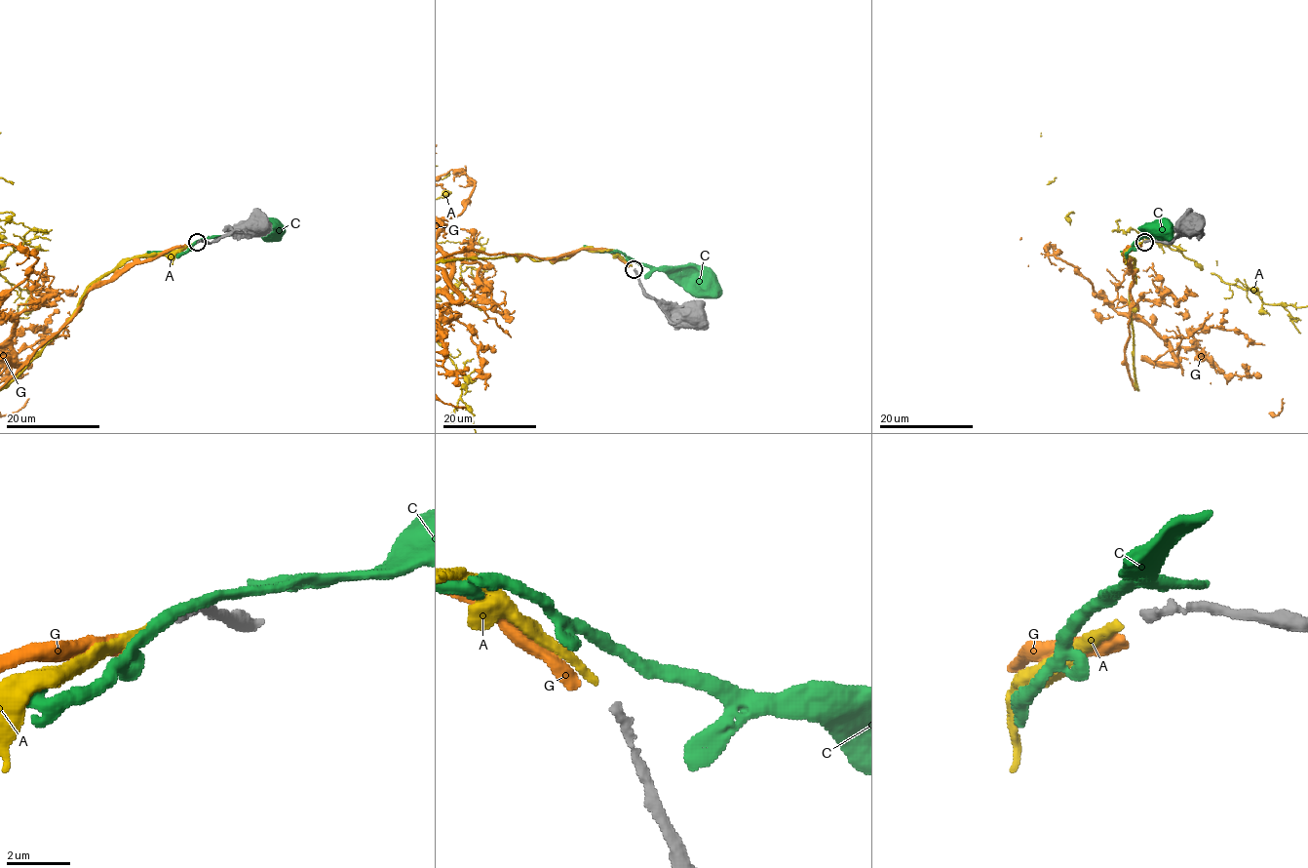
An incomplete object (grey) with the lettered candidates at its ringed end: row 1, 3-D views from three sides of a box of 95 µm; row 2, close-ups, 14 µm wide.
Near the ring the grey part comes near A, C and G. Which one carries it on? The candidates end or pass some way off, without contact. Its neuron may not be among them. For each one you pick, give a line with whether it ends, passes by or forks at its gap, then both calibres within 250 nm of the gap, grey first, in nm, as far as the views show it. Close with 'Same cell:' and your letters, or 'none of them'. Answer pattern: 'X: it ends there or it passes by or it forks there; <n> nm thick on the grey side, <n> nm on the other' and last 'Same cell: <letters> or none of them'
A: it ends there; 300 nm thick on the grey side, 280 nm on the other
Same cell: A

